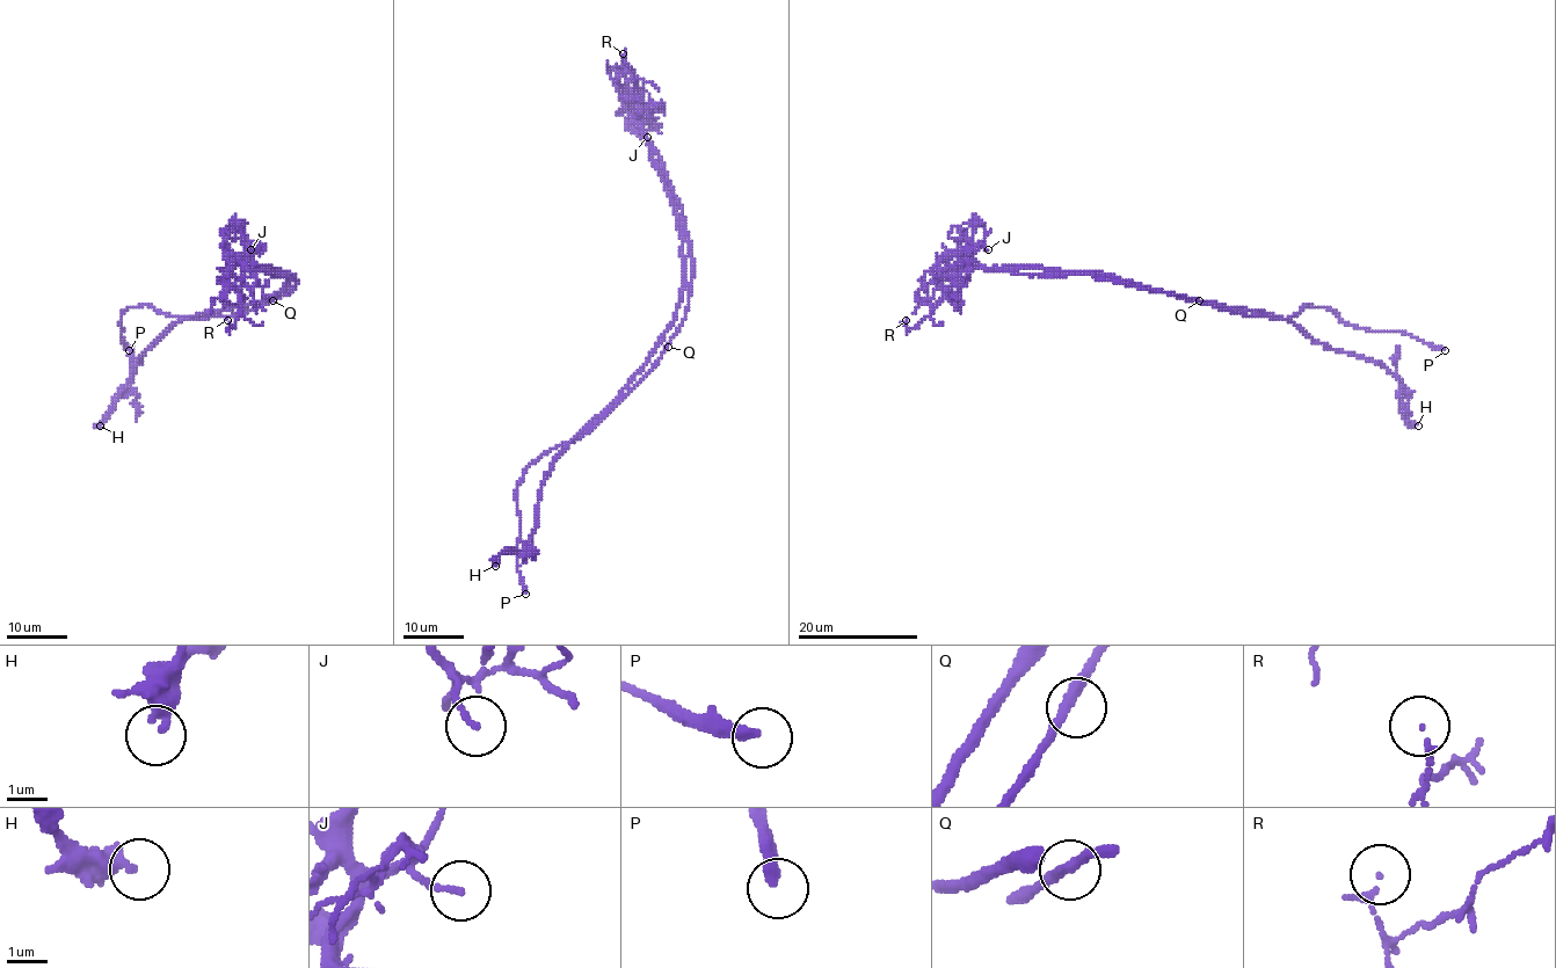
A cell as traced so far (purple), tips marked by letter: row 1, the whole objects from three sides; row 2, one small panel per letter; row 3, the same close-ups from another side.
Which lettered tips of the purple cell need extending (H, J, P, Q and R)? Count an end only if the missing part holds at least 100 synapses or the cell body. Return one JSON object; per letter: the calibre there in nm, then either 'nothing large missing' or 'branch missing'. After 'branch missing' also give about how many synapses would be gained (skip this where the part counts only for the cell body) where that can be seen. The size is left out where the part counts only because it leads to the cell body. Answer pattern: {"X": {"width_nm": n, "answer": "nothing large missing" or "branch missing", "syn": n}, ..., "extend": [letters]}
{"H": {"width_nm": 360, "answer": "nothing large missing"}, "J": {"width_nm": 140, "answer": "nothing large missing"}, "P": {"width_nm": 320, "answer": "branch missing"}, "Q": {"width_nm": 240, "answer": "nothing large missing"}, "R": {"width_nm": 120, "answer": "nothing large missing"}, "extend": ["P"]}

